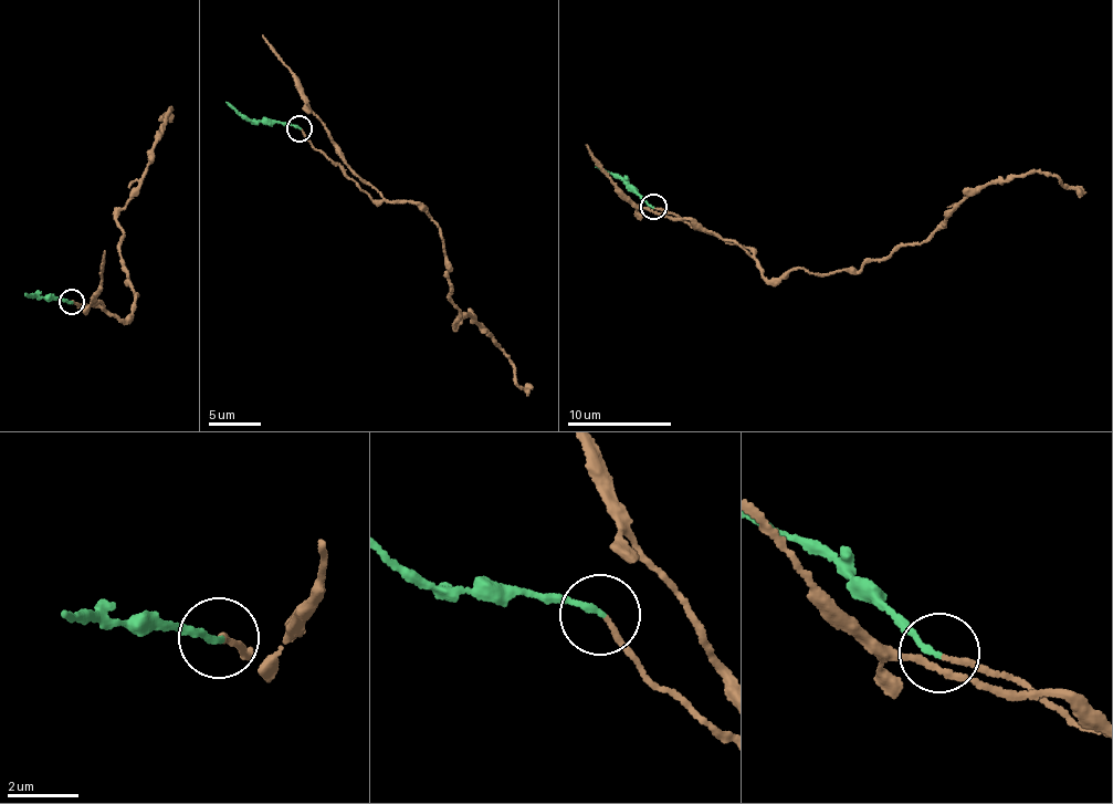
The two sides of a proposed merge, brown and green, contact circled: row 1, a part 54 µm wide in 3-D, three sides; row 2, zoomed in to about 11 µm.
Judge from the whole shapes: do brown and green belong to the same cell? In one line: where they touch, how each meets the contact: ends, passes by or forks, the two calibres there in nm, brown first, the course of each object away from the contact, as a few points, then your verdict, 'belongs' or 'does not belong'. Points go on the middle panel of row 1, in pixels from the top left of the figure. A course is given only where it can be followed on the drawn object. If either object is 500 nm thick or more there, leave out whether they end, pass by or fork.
at (300, 128); brown ends there; green ends there; 140 nm thick on the brown side, 160 nm on the other; brown runs (300, 129), (376, 201), (421, 206), (440, 229), (454, 321), (470, 313), (512, 365), (516, 384), (534, 386); green runs (300, 129), (291, 124), (254, 122), (227, 102); belongs

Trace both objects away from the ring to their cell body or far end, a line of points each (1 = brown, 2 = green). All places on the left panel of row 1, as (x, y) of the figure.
1: (72, 302), (129, 316), (137, 296), (121, 261), (117, 221), (147, 173), (168, 107), (160, 117), (172, 122)
2: (72, 302), (37, 299), (25, 294)

